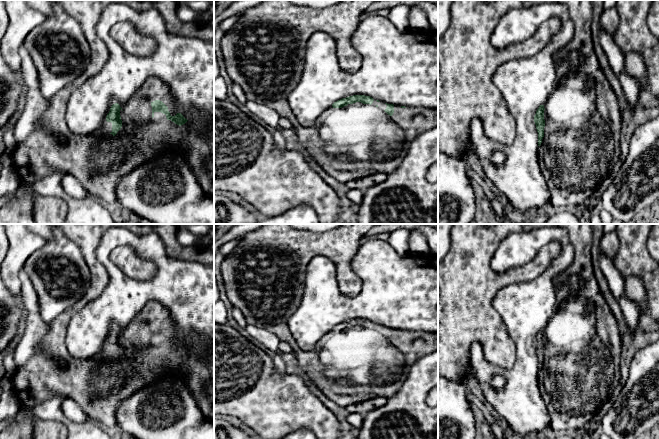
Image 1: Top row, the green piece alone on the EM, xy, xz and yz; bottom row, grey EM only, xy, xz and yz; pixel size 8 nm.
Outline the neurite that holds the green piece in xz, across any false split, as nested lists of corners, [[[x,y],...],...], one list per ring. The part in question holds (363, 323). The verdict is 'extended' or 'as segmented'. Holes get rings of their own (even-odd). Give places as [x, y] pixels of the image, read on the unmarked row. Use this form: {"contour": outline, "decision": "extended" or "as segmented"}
{"contour": [[[264,224],[241,236],[238,245],[225,257],[220,266],[227,298],[234,308],[243,313],[247,324],[267,329],[280,341],[287,342],[292,347],[300,369],[308,375],[313,385],[342,407],[377,397],[393,397],[405,382],[408,368],[420,357],[438,349],[438,332],[400,331],[365,319],[353,319],[334,326],[321,337],[319,346],[312,351],[302,350],[289,330],[287,319],[301,302],[306,268],[315,256],[325,256],[335,264],[335,277],[341,294],[354,297],[360,293],[362,281],[352,268],[352,259],[362,244],[362,238],[367,236],[370,229],[379,225],[382,224],[342,224],[333,230],[315,233],[294,229],[289,224]]], "decision": "extended"}

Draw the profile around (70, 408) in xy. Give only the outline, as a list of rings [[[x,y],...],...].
[[[66,398],[62,402],[62,411],[70,420],[76,423],[83,423],[83,422],[91,423],[87,414],[72,399]]]

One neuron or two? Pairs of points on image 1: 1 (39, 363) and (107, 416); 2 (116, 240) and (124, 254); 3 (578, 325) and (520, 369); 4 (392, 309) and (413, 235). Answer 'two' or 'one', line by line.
1: one
2: two
3: two
4: two

